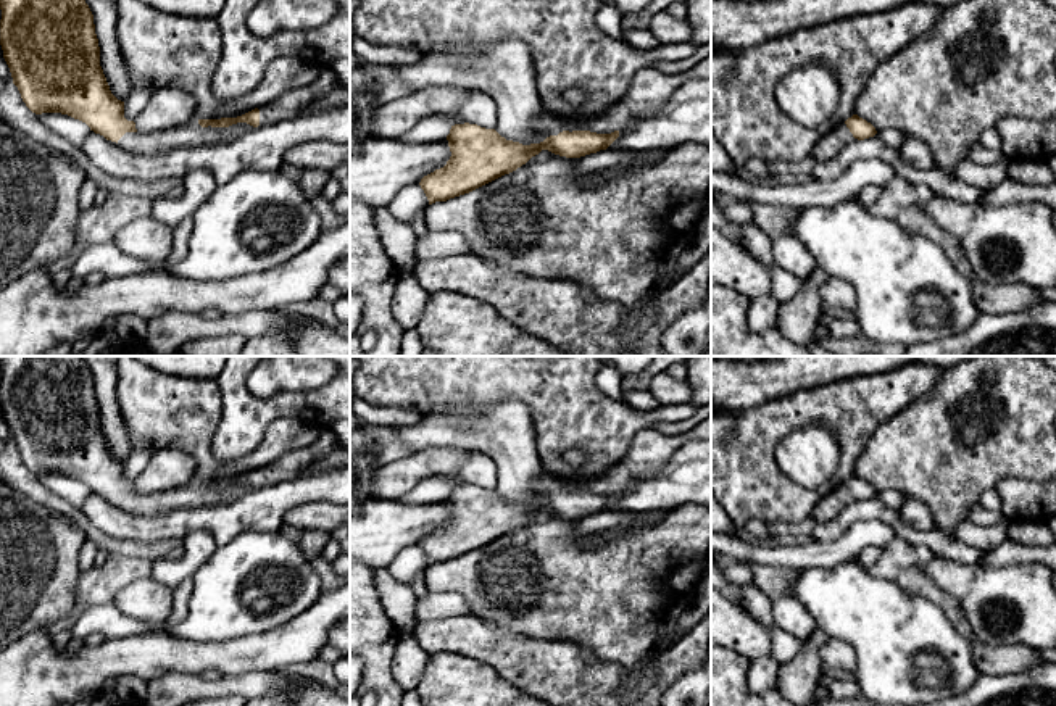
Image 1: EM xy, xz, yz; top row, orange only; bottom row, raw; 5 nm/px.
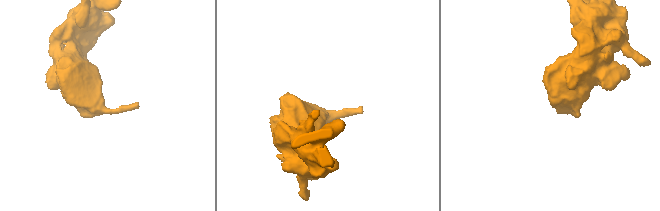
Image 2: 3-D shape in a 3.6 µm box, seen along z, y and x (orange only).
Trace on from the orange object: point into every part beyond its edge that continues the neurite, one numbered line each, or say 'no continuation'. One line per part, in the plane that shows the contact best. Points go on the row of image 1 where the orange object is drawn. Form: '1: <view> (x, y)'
1: xz (647, 92)

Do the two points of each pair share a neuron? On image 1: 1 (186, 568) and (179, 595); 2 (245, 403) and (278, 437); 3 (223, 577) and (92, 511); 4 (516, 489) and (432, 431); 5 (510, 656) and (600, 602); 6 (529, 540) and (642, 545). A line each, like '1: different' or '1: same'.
1: different
2: different
3: different
4: same
5: different
6: same

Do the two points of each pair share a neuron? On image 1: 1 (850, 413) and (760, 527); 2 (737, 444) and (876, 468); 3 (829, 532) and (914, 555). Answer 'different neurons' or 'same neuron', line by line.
1: different neurons
2: different neurons
3: different neurons

